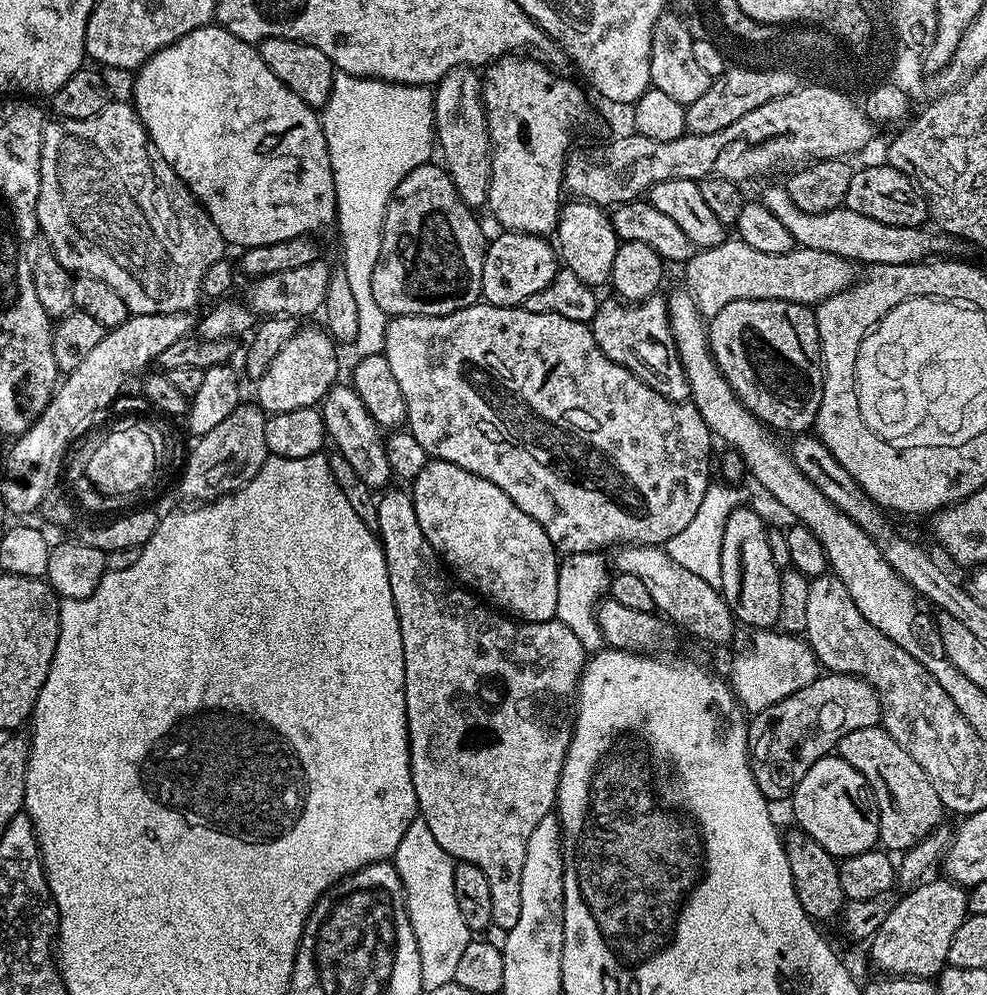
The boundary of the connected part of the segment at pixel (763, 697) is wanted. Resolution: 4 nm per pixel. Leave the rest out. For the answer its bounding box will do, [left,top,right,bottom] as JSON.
[730,630,822,714]

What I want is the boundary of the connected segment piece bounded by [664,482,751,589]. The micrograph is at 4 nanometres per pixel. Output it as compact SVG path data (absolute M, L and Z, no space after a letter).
M727 482L709 483L706 494L698 511L691 518L689 525L680 530L673 538L667 540L664 547L674 562L681 563L686 570L693 572L698 578L705 580L710 586L722 586L722 539L726 530L726 521L733 510L745 507L751 500L749 490L744 484L734 485Z

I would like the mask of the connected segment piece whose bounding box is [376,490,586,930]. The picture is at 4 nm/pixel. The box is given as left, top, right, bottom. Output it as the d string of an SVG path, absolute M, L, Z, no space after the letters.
M385 491L377 499L378 526L376 530L379 542L384 547L386 570L390 578L390 594L394 594L398 626L402 630L402 650L406 670L404 693L408 723L408 753L418 816L426 822L426 826L430 826L438 846L442 846L442 850L446 850L446 854L450 854L453 861L473 864L478 866L478 870L482 870L482 874L486 874L486 882L490 882L492 923L497 929L500 927L501 930L507 930L518 923L518 914L522 911L522 862L526 862L526 842L530 842L530 833L533 832L534 826L538 826L538 822L542 822L542 818L556 808L558 782L572 741L574 720L570 715L570 709L573 707L574 697L580 686L580 675L584 672L586 650L582 642L578 642L574 630L570 630L570 626L566 626L558 619L553 618L537 624L527 622L515 624L507 615L493 610L487 603L482 602L481 597L471 591L460 586L452 588L453 581L440 576L441 561L436 551L430 546L426 534L422 534L422 526L418 526L418 514L414 514L414 502L411 495L407 491L392 491Z

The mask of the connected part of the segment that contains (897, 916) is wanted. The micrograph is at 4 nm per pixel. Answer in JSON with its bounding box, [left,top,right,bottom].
[870,878,969,978]

